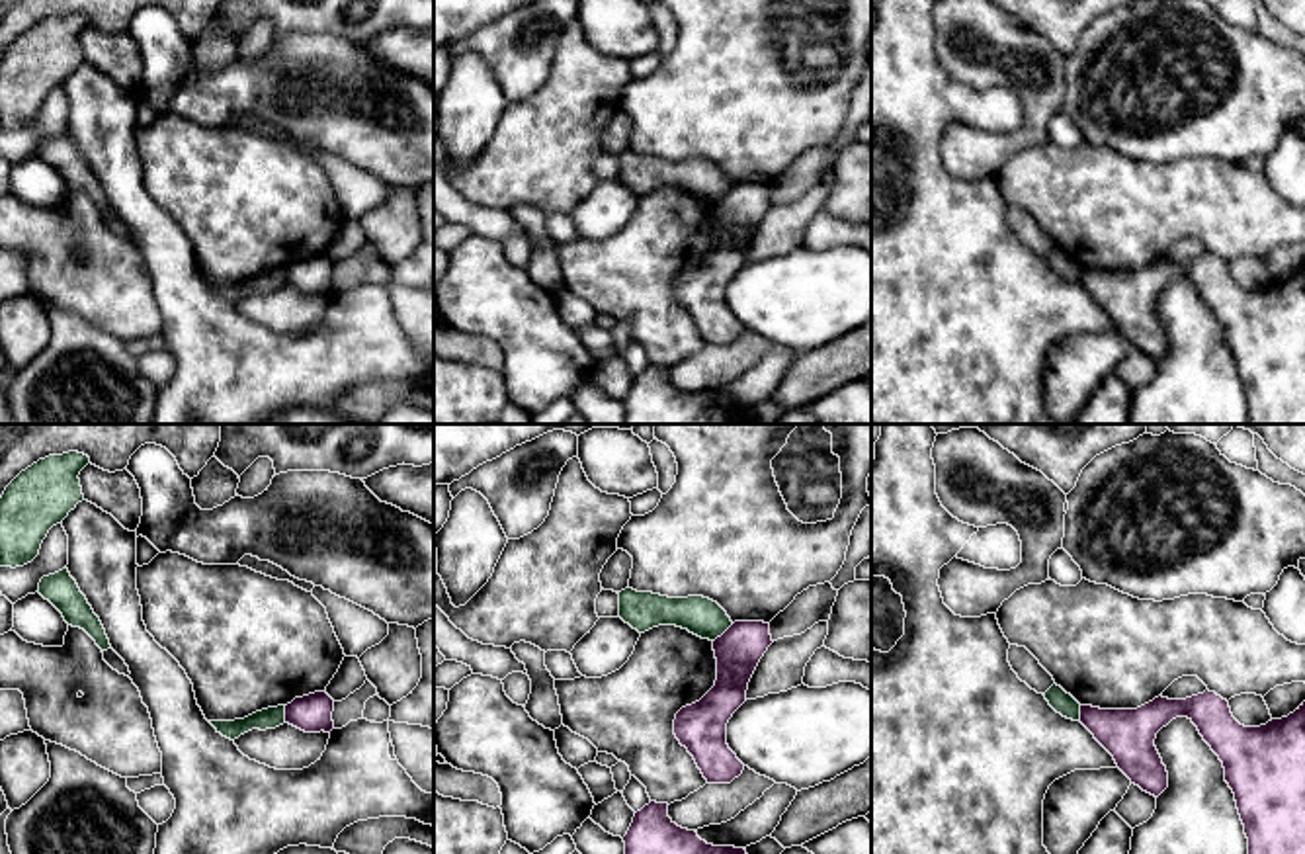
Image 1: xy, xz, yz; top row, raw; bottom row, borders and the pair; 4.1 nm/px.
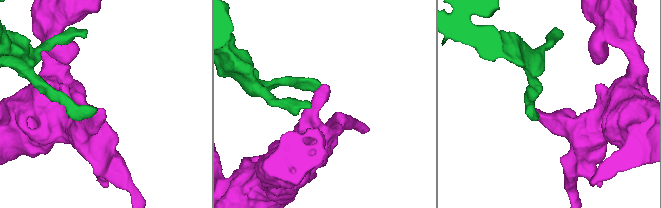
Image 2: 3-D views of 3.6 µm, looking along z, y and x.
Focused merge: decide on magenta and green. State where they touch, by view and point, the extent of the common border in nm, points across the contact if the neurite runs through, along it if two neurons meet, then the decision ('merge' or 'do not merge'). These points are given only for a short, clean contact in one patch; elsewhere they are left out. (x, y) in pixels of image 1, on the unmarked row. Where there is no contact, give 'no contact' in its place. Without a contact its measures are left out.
contact xz (725, 194); length 120 nm; border xz (733, 186), (714, 204); do not merge

